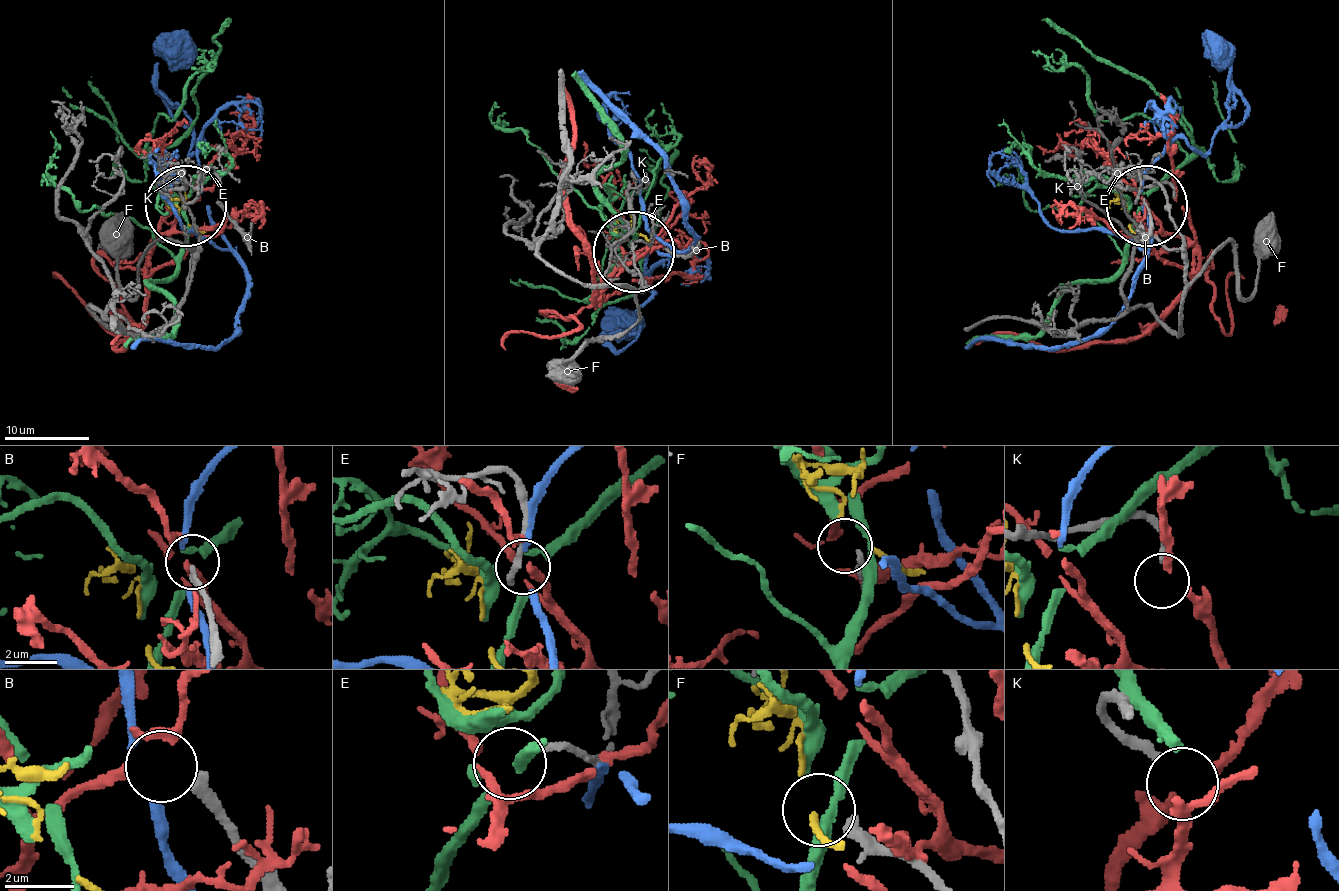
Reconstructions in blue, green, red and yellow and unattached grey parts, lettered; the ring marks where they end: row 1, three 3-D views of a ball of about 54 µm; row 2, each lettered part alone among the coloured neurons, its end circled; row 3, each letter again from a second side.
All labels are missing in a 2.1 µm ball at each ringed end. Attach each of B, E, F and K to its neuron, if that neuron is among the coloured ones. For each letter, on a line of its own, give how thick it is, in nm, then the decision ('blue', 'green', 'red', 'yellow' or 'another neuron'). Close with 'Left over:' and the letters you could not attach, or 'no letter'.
B: 280 nm thick; another neuron
E: 200 nm thick; another neuron
F: 320 nm thick; another neuron
K: 280 nm thick; another neuron
Left over: B, E, F, K

